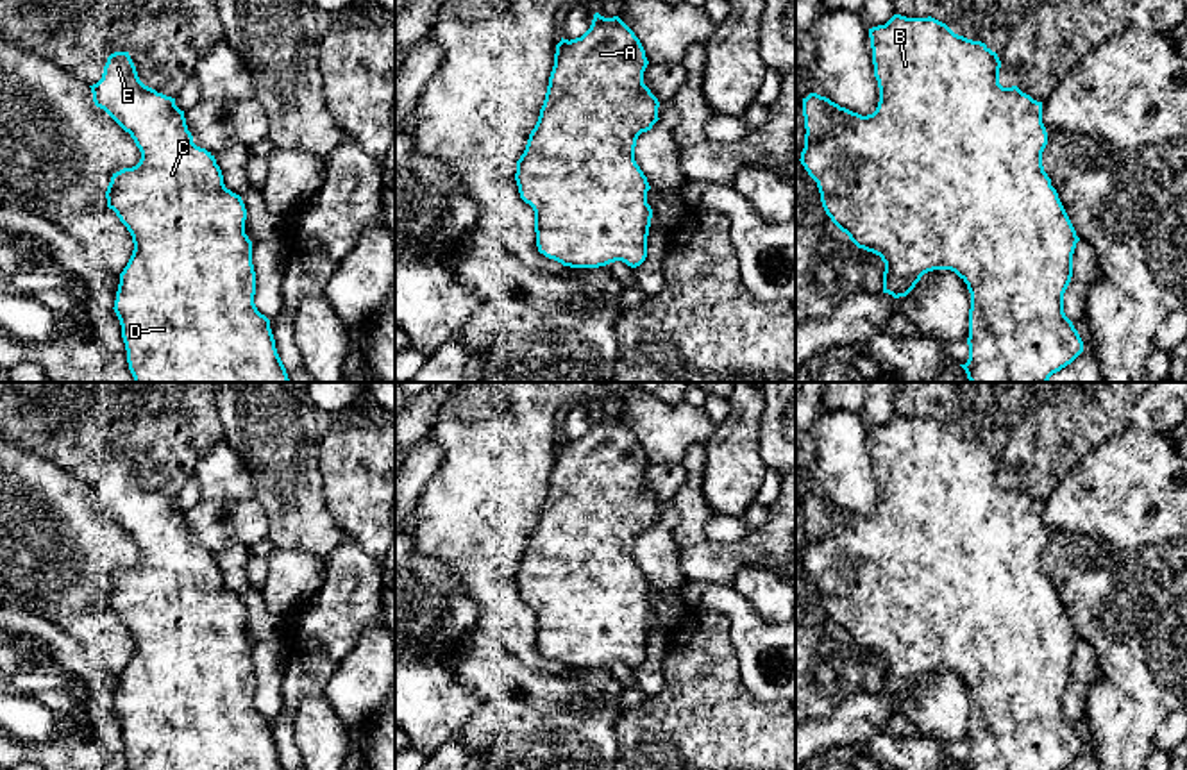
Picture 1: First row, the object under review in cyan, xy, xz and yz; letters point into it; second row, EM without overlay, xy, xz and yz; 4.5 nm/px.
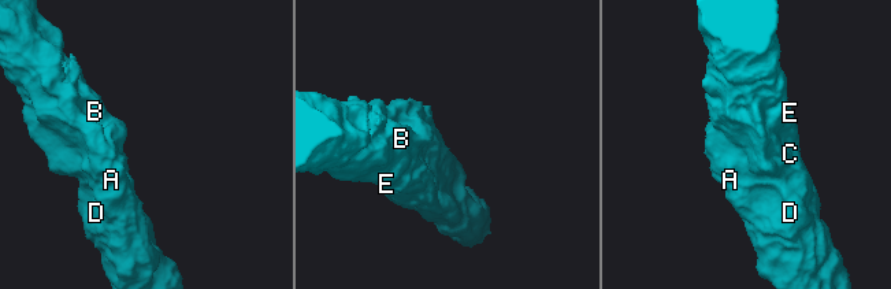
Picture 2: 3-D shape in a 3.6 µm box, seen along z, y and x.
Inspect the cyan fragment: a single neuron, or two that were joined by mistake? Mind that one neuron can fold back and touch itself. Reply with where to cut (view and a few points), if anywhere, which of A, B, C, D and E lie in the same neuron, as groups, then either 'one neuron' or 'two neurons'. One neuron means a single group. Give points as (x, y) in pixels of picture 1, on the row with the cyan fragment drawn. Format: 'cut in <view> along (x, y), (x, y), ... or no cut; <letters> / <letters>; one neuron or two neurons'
no cut; A B C D E; one neuron

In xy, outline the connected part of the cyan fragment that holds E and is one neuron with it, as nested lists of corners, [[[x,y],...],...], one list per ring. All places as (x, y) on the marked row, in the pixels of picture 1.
[[[129,52],[111,54],[102,79],[89,88],[95,105],[129,132],[141,152],[136,166],[113,173],[105,191],[107,207],[116,213],[134,243],[120,273],[113,307],[134,382],[290,382],[270,320],[254,304],[256,272],[252,241],[245,234],[247,209],[241,197],[225,188],[215,155],[193,143],[175,98],[139,80]]]

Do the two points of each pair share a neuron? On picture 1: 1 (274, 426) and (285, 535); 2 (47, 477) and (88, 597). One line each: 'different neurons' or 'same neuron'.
1: same neuron
2: same neuron

